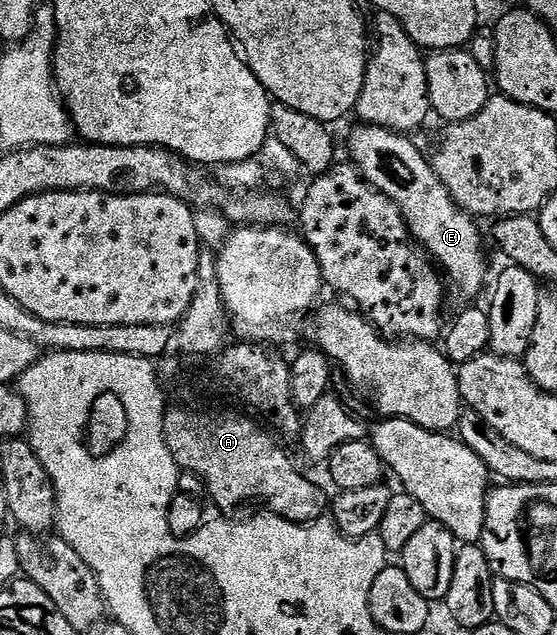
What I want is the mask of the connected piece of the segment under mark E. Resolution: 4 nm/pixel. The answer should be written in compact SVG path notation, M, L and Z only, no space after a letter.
M363 125L361 129L362 130L354 130L350 134L350 154L352 157L354 157L351 158L353 165L357 166L358 170L362 173L363 178L365 178L375 190L378 190L384 196L391 198L391 200L393 200L396 204L396 208L400 208L402 218L404 221L406 221L406 229L410 231L411 239L413 239L417 245L421 246L422 249L430 255L431 259L433 259L433 261L437 263L439 267L441 267L441 269L444 271L445 277L449 279L449 281L450 278L452 281L454 281L455 288L458 289L462 294L480 293L482 290L482 285L484 285L486 282L486 254L484 251L482 251L482 234L480 231L478 231L479 223L475 221L471 215L467 214L465 210L460 209L460 207L452 200L452 196L448 192L448 188L444 188L444 184L440 180L440 176L436 176L431 159L427 157L427 155L425 158L425 156L418 151L417 144L414 142L409 142L409 140L406 139L409 137L407 137L405 133L399 132L397 130L385 130L382 126Z

